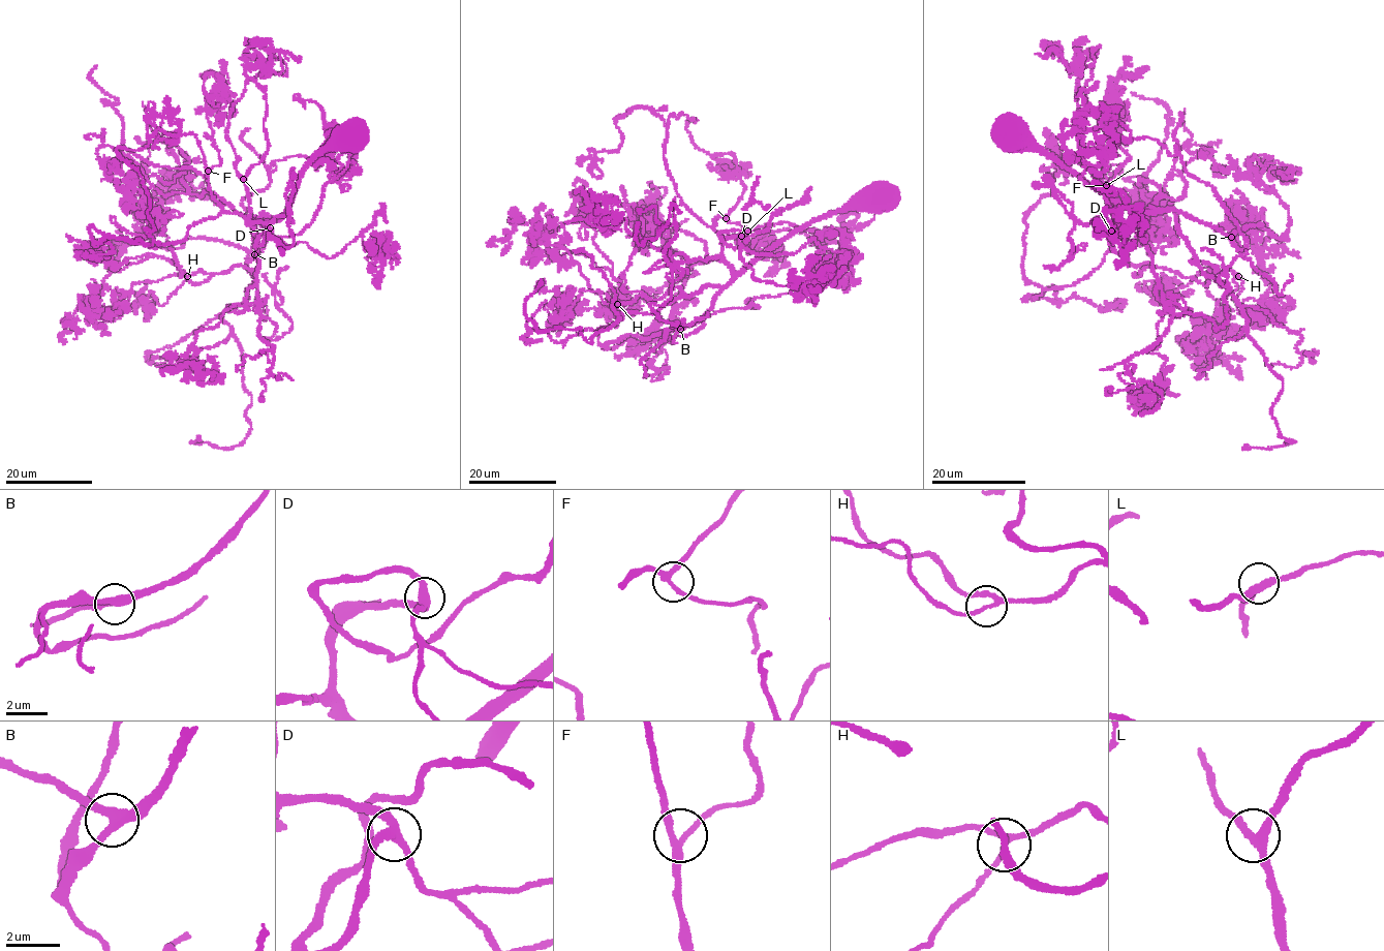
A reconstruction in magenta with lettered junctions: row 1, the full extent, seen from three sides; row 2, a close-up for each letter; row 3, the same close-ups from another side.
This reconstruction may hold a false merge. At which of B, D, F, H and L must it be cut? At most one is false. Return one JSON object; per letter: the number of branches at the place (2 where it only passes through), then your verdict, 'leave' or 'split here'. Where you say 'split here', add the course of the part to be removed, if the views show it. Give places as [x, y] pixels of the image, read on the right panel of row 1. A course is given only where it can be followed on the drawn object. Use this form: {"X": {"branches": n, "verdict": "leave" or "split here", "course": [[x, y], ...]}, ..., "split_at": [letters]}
{"B": {"branches": 3, "verdict": "leave"}, "D": {"branches": 3, "verdict": "leave"}, "F": {"branches": 3, "verdict": "leave"}, "H": {"branches": 3, "verdict": "leave"}, "L": {"branches": 3, "verdict": "leave"}, "split_at": []}

